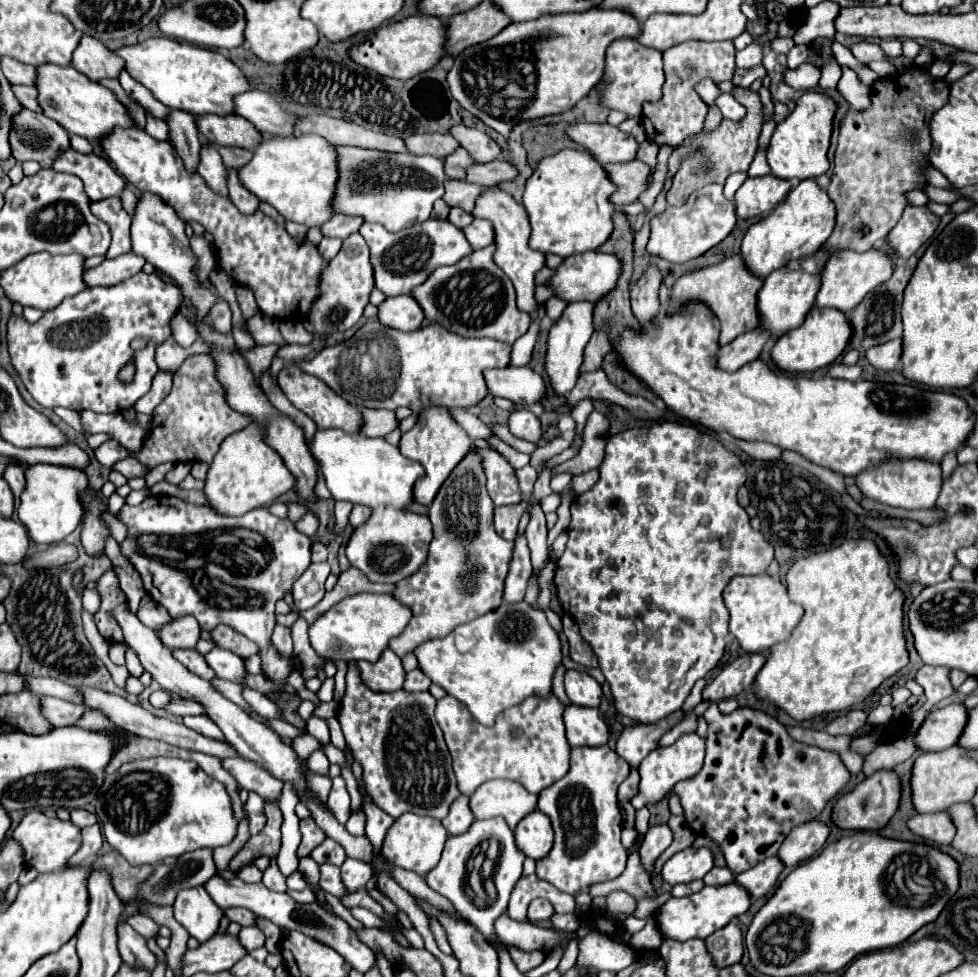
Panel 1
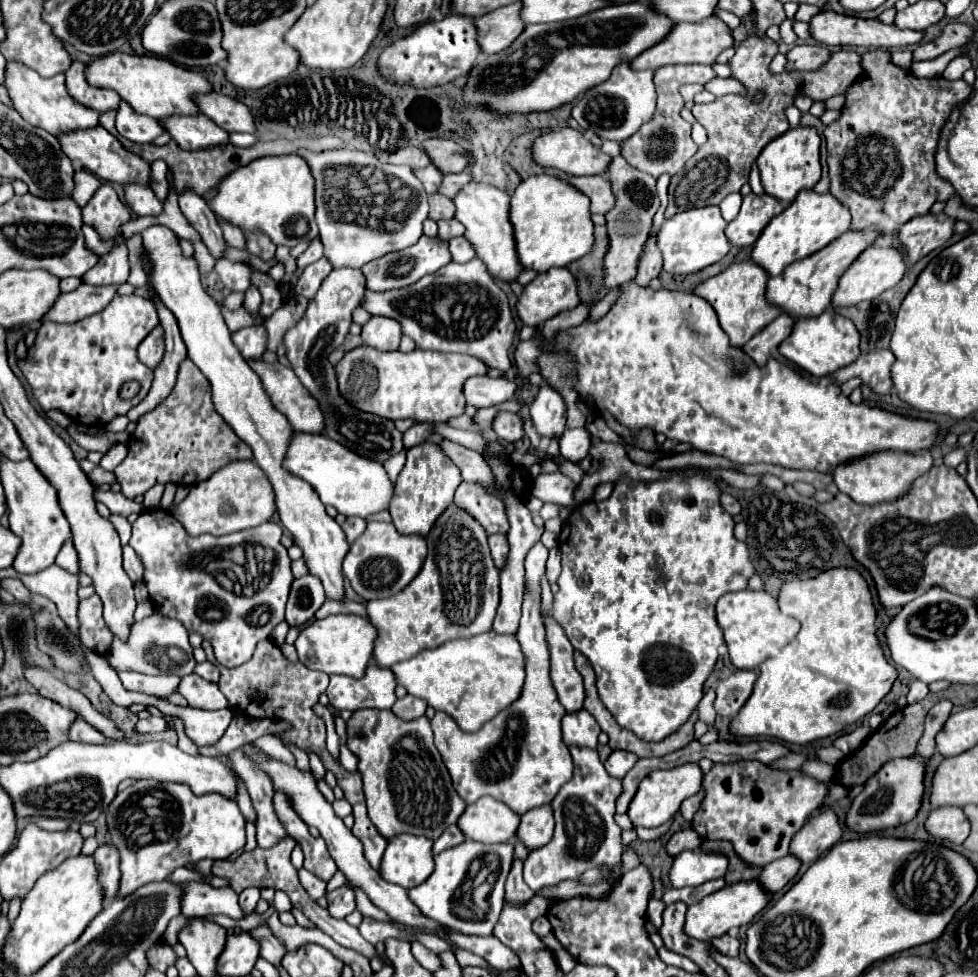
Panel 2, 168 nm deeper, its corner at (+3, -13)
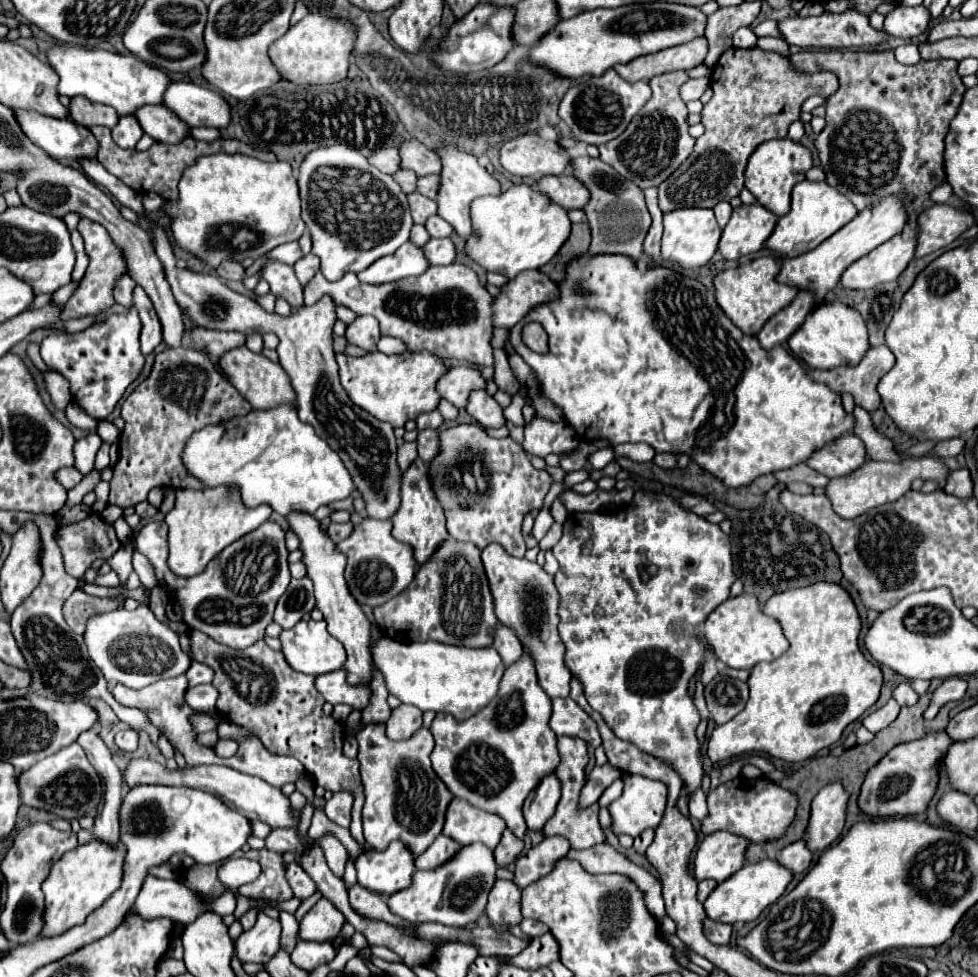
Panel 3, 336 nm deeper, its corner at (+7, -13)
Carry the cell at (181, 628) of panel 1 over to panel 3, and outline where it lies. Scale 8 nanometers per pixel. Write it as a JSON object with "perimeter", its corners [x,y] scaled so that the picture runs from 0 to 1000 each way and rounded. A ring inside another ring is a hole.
{"perimeter":[[[143,619],[139,625],[119,623],[106,629],[98,629],[90,636],[86,656],[98,683],[104,687],[110,699],[125,699],[135,705],[153,701],[155,697],[188,691],[196,675],[184,664],[182,650],[166,638],[151,619]]]}

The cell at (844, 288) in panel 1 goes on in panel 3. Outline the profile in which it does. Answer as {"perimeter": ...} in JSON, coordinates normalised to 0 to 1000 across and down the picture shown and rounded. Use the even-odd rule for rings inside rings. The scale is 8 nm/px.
{"perimeter":[[[920,241],[902,249],[875,269],[871,269],[861,281],[863,296],[892,296],[900,290],[916,288],[935,263],[937,243],[922,245]]]}

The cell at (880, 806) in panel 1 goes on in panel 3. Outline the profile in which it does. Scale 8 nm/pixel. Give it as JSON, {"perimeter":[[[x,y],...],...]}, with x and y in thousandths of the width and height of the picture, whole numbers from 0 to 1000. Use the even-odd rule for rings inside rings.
{"perimeter":[[[961,748],[943,756],[920,760],[904,777],[900,777],[888,791],[877,814],[877,826],[888,836],[928,836],[943,832],[959,803],[959,779],[967,773],[973,756]]]}

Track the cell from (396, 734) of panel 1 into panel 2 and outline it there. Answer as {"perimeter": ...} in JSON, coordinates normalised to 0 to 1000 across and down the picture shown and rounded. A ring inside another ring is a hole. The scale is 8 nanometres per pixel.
{"perimeter":[[[362,728],[356,738],[356,765],[368,775],[376,836],[393,859],[417,853],[446,861],[446,857],[474,832],[476,822],[462,806],[458,787],[444,765],[440,738],[436,734],[409,738],[399,728]]]}

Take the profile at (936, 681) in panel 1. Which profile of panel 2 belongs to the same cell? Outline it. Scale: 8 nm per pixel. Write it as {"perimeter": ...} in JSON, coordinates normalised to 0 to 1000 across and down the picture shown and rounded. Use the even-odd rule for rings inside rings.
{"perimeter":[[[935,697],[933,701],[930,701],[930,707],[928,707],[928,720],[939,720],[939,718],[943,718],[945,713],[949,711],[949,701],[947,699],[943,699],[943,697]]]}

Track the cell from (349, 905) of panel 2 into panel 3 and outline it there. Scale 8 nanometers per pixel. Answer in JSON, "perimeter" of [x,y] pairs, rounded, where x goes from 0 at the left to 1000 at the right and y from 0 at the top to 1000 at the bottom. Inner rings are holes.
{"perimeter":[[[329,918],[307,943],[305,959],[313,963],[327,963],[327,965],[335,963],[348,955],[352,943],[354,941],[344,930],[344,926],[339,926],[339,922],[335,922],[333,918]]]}

